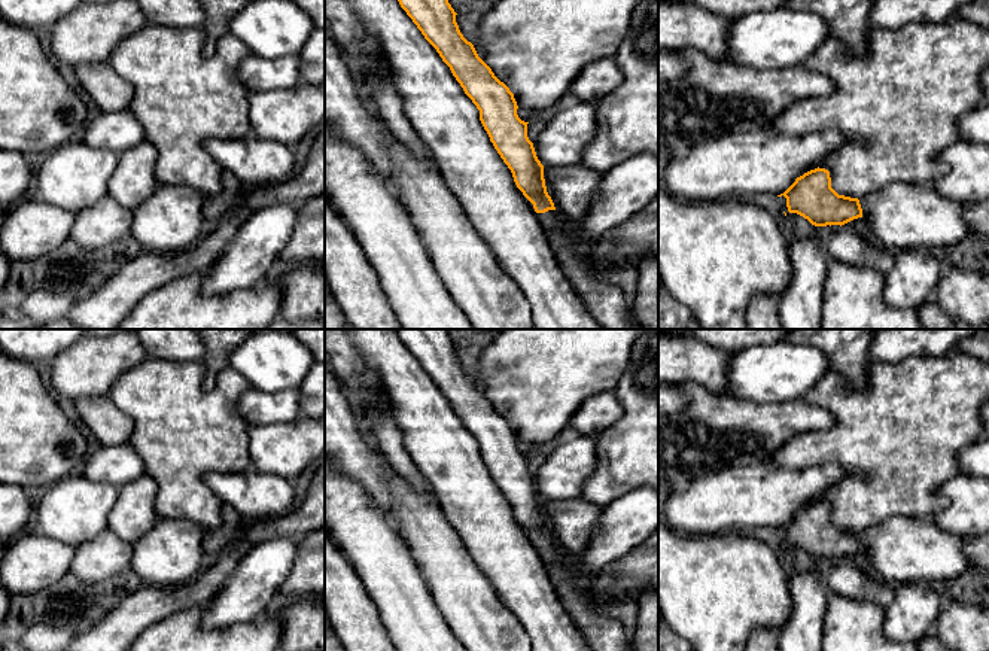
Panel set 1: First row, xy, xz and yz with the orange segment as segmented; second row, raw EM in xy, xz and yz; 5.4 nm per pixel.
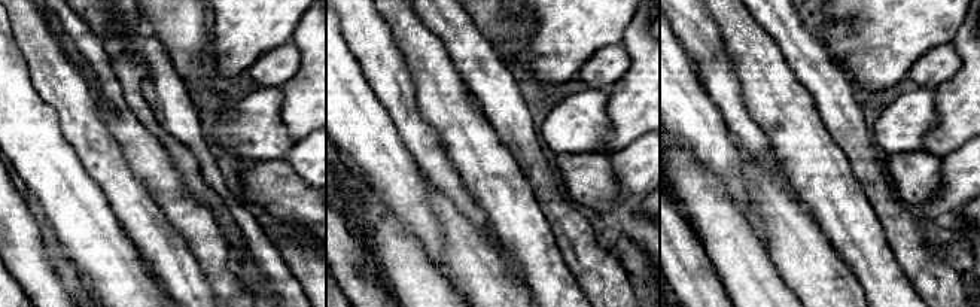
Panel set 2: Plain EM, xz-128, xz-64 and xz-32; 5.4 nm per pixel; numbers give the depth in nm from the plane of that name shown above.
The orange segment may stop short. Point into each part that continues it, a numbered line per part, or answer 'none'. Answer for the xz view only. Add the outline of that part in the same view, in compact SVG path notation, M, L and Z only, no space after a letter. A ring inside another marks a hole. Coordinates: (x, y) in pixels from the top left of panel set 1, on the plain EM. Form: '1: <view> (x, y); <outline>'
1: xz (602, 632); M556 544L538 547L551 582L569 617L593 651L630 651L621 623L611 617L588 593L588 581L575 560L560 553Z

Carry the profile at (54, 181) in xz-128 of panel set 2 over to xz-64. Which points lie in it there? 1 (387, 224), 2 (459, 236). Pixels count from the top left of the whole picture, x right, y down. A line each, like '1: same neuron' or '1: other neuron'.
1: other neuron
2: other neuron

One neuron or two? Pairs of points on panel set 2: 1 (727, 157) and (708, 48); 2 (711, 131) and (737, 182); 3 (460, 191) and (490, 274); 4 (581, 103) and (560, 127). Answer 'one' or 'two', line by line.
1: two
2: one
3: two
4: one

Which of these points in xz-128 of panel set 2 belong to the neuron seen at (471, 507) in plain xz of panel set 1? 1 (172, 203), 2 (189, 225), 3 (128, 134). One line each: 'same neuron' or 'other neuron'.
1: same neuron
2: same neuron
3: same neuron

